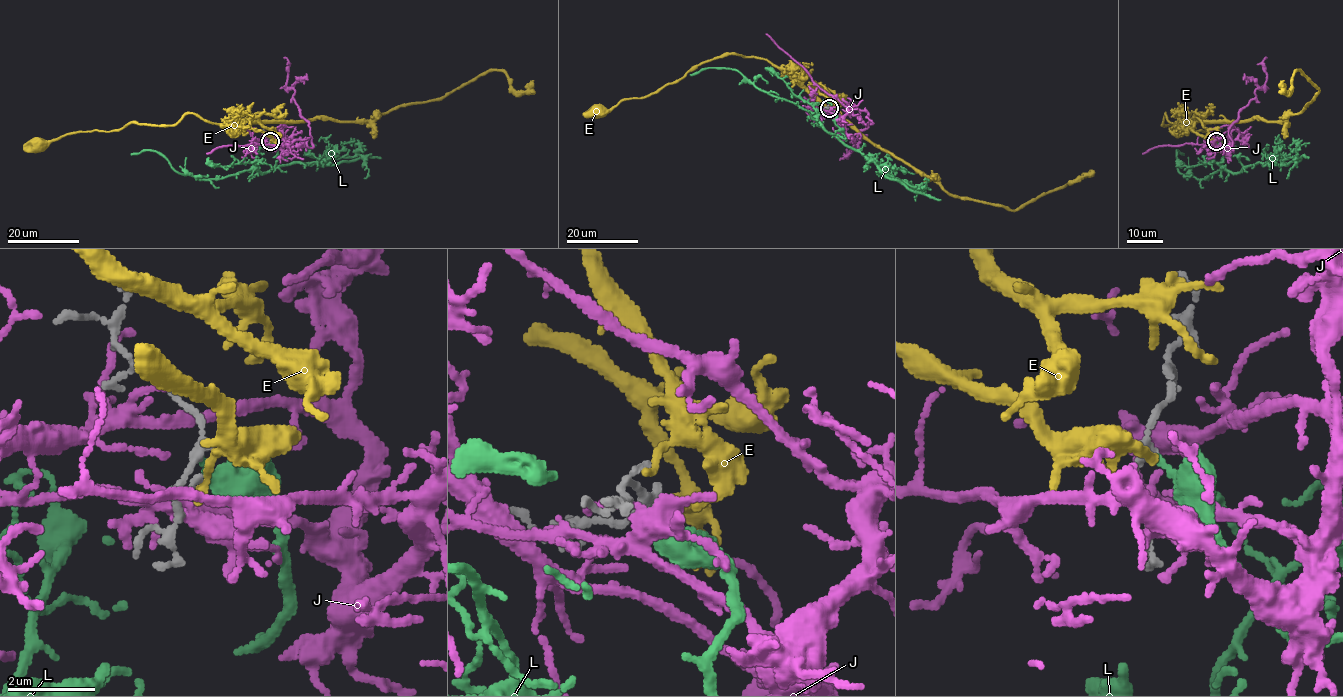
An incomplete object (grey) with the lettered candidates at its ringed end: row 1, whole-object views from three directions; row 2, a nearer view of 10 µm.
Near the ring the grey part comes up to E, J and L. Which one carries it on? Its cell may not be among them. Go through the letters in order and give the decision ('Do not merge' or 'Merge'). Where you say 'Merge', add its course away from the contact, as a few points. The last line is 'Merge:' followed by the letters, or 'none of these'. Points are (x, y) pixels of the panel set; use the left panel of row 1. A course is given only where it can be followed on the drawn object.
E: Do not merge
J: Do not merge
L: Merge. Its course: (270, 141), (280, 156), (274, 166), (224, 178), (180, 173), (155, 151), (130, 154)
Merge: L

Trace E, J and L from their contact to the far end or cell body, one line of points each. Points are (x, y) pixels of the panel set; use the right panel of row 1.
E: (1214, 143), (1194, 131), (1197, 120), (1172, 123), (1165, 113), (1163, 125), (1206, 131), (1220, 145)
J: (1215, 145), (1229, 150), (1215, 144), (1217, 139), (1231, 147), (1228, 129), (1256, 89), (1265, 85), (1266, 57)
L: (1216, 141), (1229, 156), (1238, 156), (1239, 172), (1221, 169), (1205, 179), (1180, 173), (1176, 151), (1183, 154)

